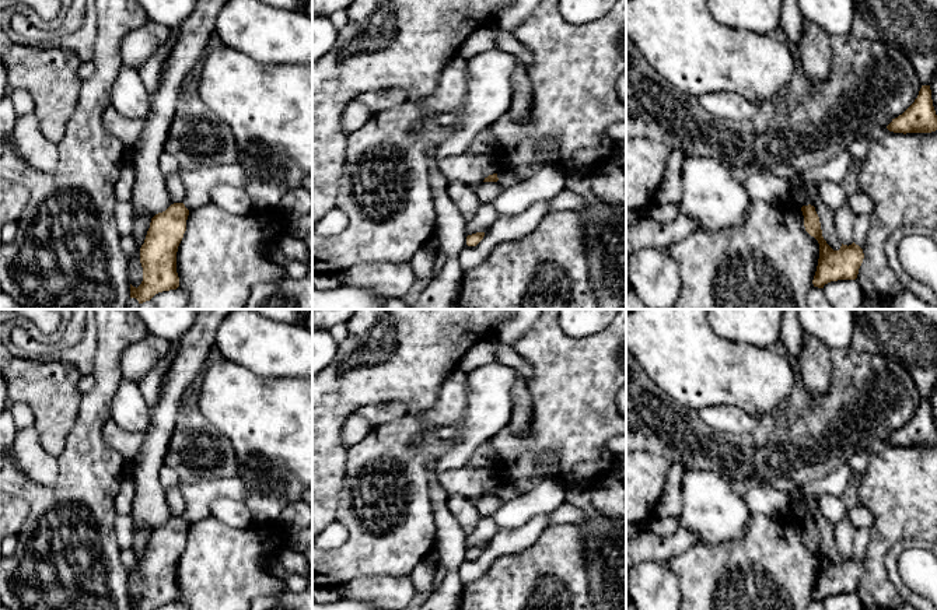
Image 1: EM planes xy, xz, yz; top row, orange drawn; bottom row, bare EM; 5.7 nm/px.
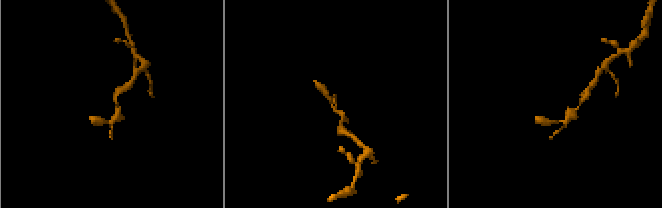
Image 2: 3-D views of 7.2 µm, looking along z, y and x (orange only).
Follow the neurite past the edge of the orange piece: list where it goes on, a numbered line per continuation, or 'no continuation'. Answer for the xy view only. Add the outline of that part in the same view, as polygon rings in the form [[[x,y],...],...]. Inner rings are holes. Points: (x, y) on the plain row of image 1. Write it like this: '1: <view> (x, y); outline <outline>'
no continuation

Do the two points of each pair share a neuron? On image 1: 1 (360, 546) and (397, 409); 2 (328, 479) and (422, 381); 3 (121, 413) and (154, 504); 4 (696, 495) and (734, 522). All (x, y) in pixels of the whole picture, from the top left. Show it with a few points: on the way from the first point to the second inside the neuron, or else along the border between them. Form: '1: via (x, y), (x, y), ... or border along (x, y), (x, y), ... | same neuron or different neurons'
1: border along (405, 413), (373, 427) | different neurons
2: via (328, 441), (328, 421), (369, 381), (384, 381) | same neuron
3: border along (150, 410), (150, 421), (143, 431) | different neurons
4: via (706, 501), (719, 514), (724, 515) | same neuron

